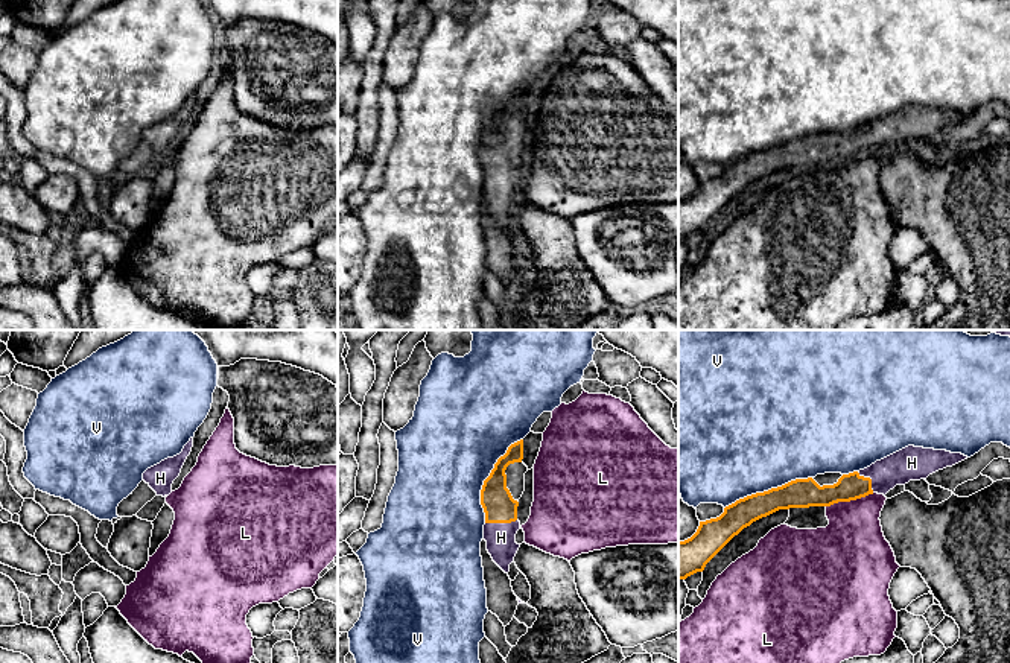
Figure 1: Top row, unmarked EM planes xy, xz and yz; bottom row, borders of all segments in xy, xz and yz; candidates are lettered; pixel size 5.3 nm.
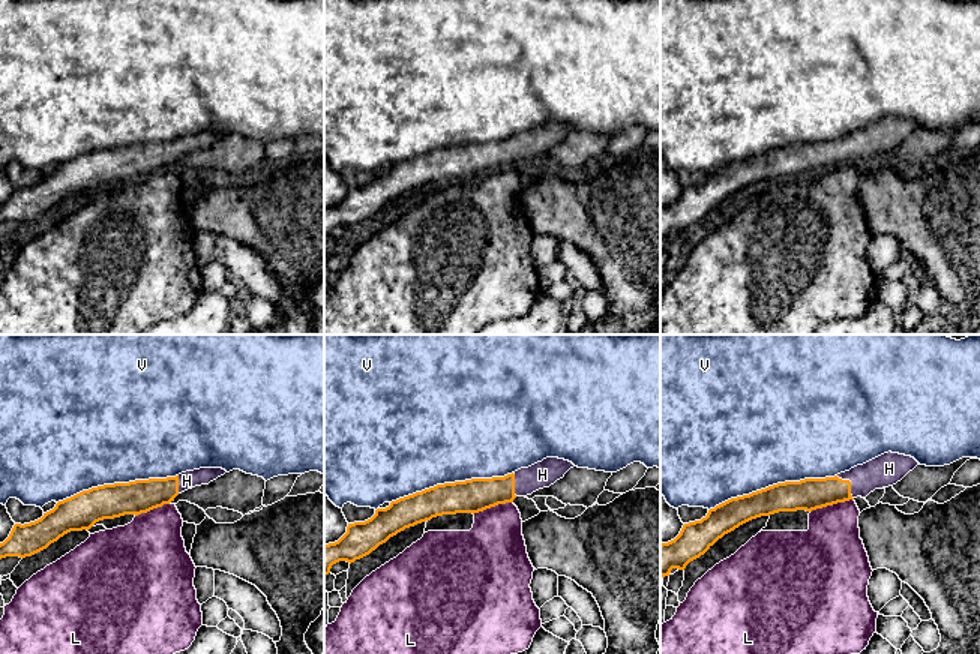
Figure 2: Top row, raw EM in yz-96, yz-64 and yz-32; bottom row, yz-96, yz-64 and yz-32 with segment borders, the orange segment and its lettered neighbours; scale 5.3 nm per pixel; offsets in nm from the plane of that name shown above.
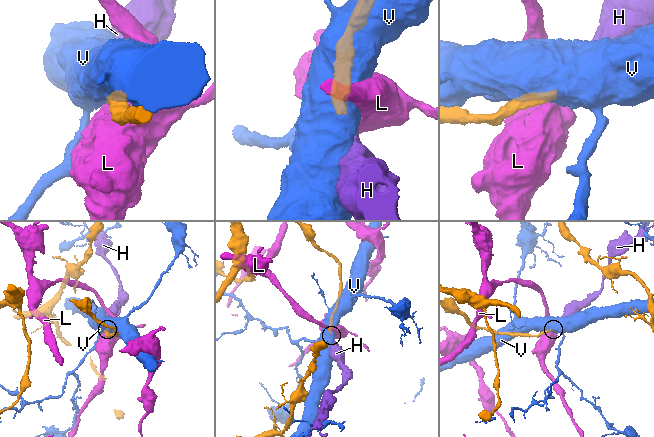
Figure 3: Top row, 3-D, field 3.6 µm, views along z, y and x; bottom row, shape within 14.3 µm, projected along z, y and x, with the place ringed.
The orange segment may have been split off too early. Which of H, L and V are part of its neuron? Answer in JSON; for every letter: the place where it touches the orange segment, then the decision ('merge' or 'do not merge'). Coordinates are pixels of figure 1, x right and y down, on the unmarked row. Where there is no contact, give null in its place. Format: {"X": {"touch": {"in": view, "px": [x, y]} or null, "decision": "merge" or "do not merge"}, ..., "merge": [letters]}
{"H": {"touch": {"in": "xz", "px": [501, 181]}, "decision": "merge"}, "L": {"touch": {"in": "yz", "px": [849, 160]}, "decision": "do not merge"}, "V": {"touch": {"in": "xz", "px": [487, 137]}, "decision": "do not merge"}, "merge": ["H"]}

